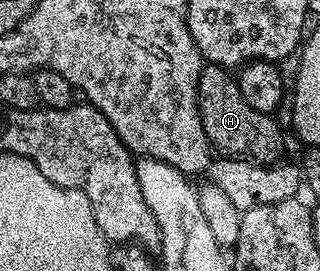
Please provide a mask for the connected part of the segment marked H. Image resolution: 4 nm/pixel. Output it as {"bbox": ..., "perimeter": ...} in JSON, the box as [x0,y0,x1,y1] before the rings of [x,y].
{"bbox":[198,63,283,166],"perimeter":[[[204,63],[203,73],[199,75],[198,105],[201,126],[205,130],[207,141],[211,144],[212,149],[219,151],[220,148],[223,151],[220,153],[226,154],[228,157],[250,160],[264,166],[276,163],[282,157],[279,155],[283,152],[283,132],[279,129],[278,122],[275,121],[276,117],[261,110],[253,110],[253,106],[249,106],[249,102],[245,102],[245,98],[241,98],[239,81],[228,69],[219,64]]]}

